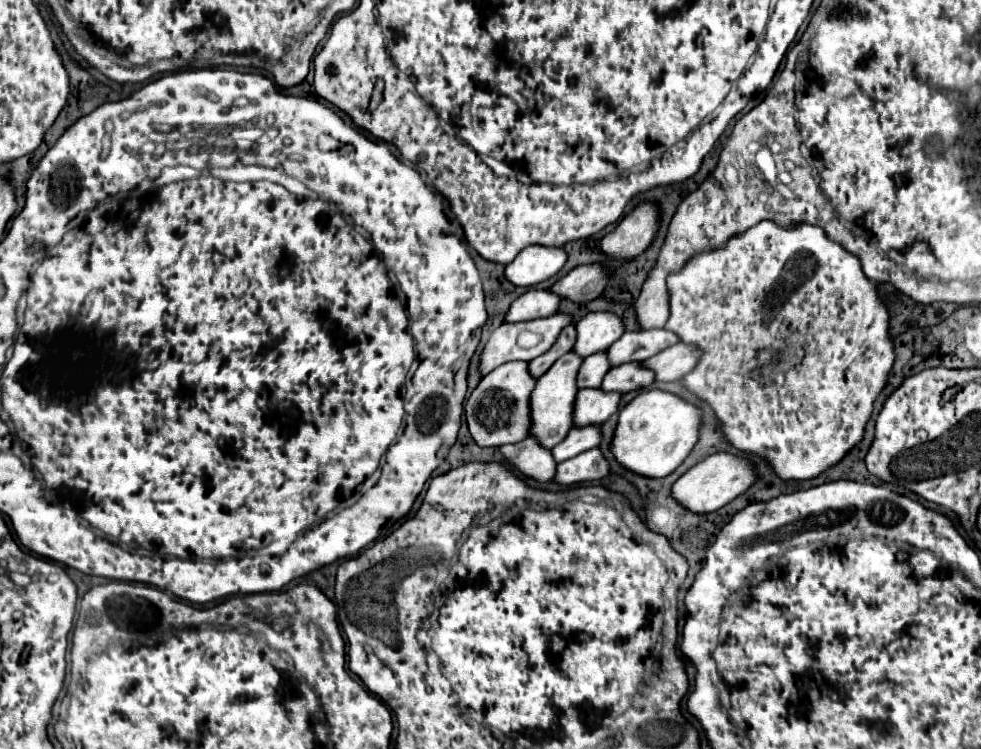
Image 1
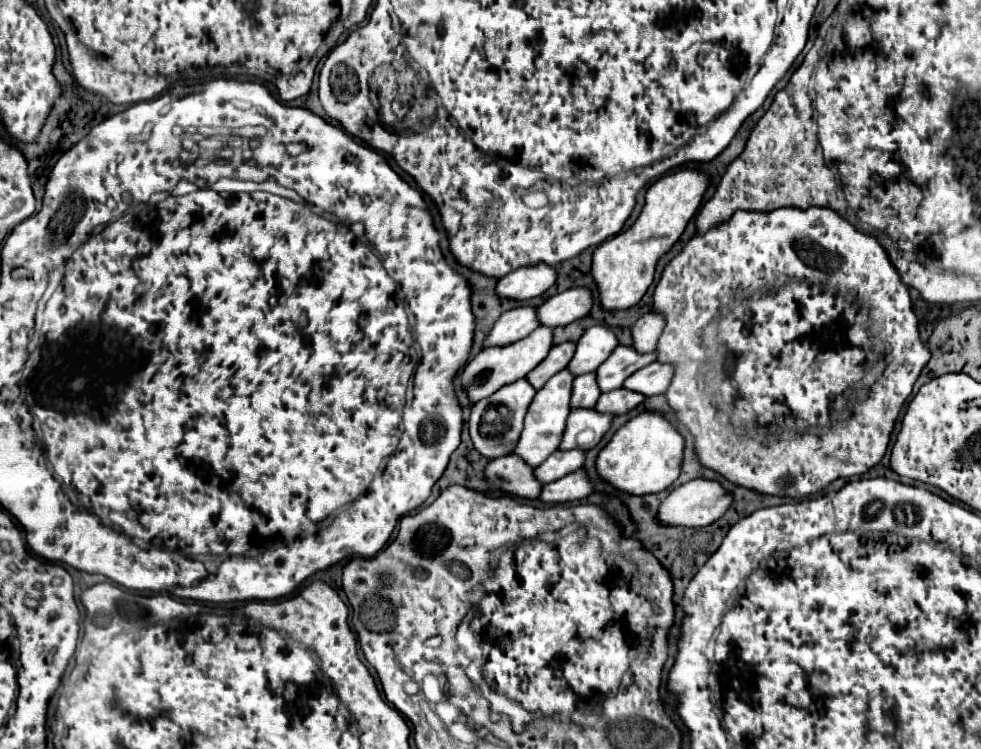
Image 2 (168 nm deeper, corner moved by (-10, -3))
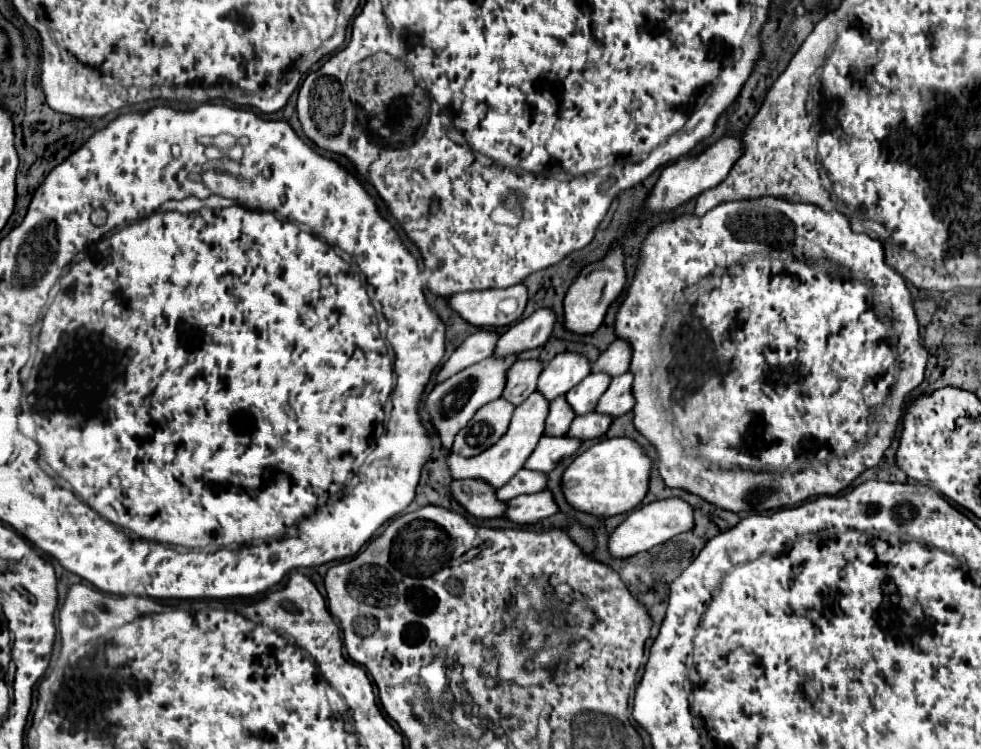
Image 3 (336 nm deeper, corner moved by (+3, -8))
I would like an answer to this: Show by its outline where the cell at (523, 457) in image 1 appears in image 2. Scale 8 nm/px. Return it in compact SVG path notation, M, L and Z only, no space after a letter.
M514 453L492 459L486 467L486 477L492 481L494 487L510 495L536 499L542 491L542 483L534 479L534 467L522 463L522 459L516 457Z

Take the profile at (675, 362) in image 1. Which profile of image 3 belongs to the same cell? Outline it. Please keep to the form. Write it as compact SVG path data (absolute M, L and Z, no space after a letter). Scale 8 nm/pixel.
M629 372L613 378L609 388L601 396L595 412L607 414L611 418L619 418L619 416L631 412L633 404L635 404L633 394L631 394L631 382L633 382L633 376Z

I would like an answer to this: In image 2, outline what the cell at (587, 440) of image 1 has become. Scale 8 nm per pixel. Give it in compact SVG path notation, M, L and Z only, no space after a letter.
M558 449L542 465L536 467L536 477L542 483L556 481L556 479L576 471L578 467L582 467L584 459L586 459L586 451L582 451L582 449L570 449L570 451L560 451Z

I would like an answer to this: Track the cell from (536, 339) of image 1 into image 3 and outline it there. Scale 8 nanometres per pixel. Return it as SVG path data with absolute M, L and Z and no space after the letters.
M509 356L509 358L503 358L503 360L495 360L495 358L481 360L481 362L461 370L459 374L451 376L449 380L445 380L443 384L437 384L433 388L433 392L425 400L425 410L427 410L431 426L435 428L437 436L441 440L441 448L445 448L449 452L451 446L453 446L455 434L461 428L465 428L465 424L471 420L471 416L481 406L485 406L485 404L489 404L489 402L493 402L501 396L503 386L505 386L505 372L515 360L517 360L515 356Z

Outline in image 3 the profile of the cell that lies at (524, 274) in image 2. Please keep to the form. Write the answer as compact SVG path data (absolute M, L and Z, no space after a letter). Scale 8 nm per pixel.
M515 284L509 288L491 288L483 292L463 292L447 298L449 308L461 316L465 322L477 328L503 328L521 318L527 304L527 288L523 284Z

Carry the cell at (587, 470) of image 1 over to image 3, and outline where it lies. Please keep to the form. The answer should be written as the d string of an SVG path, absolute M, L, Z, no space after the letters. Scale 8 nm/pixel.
M549 490L517 496L507 502L505 518L515 524L537 524L543 518L549 518L557 512L557 504Z

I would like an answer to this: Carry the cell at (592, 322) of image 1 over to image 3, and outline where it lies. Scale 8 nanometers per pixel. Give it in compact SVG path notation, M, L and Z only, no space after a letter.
M575 352L557 354L551 362L547 362L541 370L537 392L545 396L545 400L555 400L565 396L573 386L577 386L589 374L589 360Z

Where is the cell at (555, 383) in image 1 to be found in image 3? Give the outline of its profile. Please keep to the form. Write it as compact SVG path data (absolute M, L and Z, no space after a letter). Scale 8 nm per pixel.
M533 392L523 404L519 404L515 408L509 430L505 432L505 436L497 444L493 444L491 448L487 448L485 452L481 452L479 456L473 456L473 458L463 458L463 456L457 456L457 454L447 456L451 478L453 480L475 478L475 480L487 482L493 488L505 486L517 474L517 470L523 468L525 460L529 458L533 448L537 446L537 440L543 436L547 414L549 414L549 402L539 392Z

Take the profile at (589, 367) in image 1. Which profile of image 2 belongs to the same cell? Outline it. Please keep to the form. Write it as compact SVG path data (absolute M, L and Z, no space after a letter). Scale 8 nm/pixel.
M580 375L574 379L572 387L572 407L594 407L600 397L598 381L594 375Z

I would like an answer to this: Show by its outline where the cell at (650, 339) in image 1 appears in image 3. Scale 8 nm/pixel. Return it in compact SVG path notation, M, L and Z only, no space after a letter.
M603 372L589 374L581 384L577 384L577 388L569 390L565 400L571 406L571 410L575 412L575 416L593 412L597 406L597 400L601 398L601 394L609 386L609 382L611 382L611 376L607 376Z

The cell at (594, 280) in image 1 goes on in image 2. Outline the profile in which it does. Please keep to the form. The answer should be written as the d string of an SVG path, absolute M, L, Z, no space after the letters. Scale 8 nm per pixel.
M572 287L538 307L538 319L542 325L558 327L582 319L590 313L594 305L594 293L588 287Z

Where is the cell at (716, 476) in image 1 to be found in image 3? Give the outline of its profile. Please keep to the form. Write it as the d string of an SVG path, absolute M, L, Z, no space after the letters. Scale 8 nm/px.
M671 498L671 500L657 500L647 506L641 506L633 510L609 536L607 540L607 550L613 558L631 558L639 552L647 552L657 544L667 542L669 538L687 532L693 528L693 508L683 502L681 498Z

